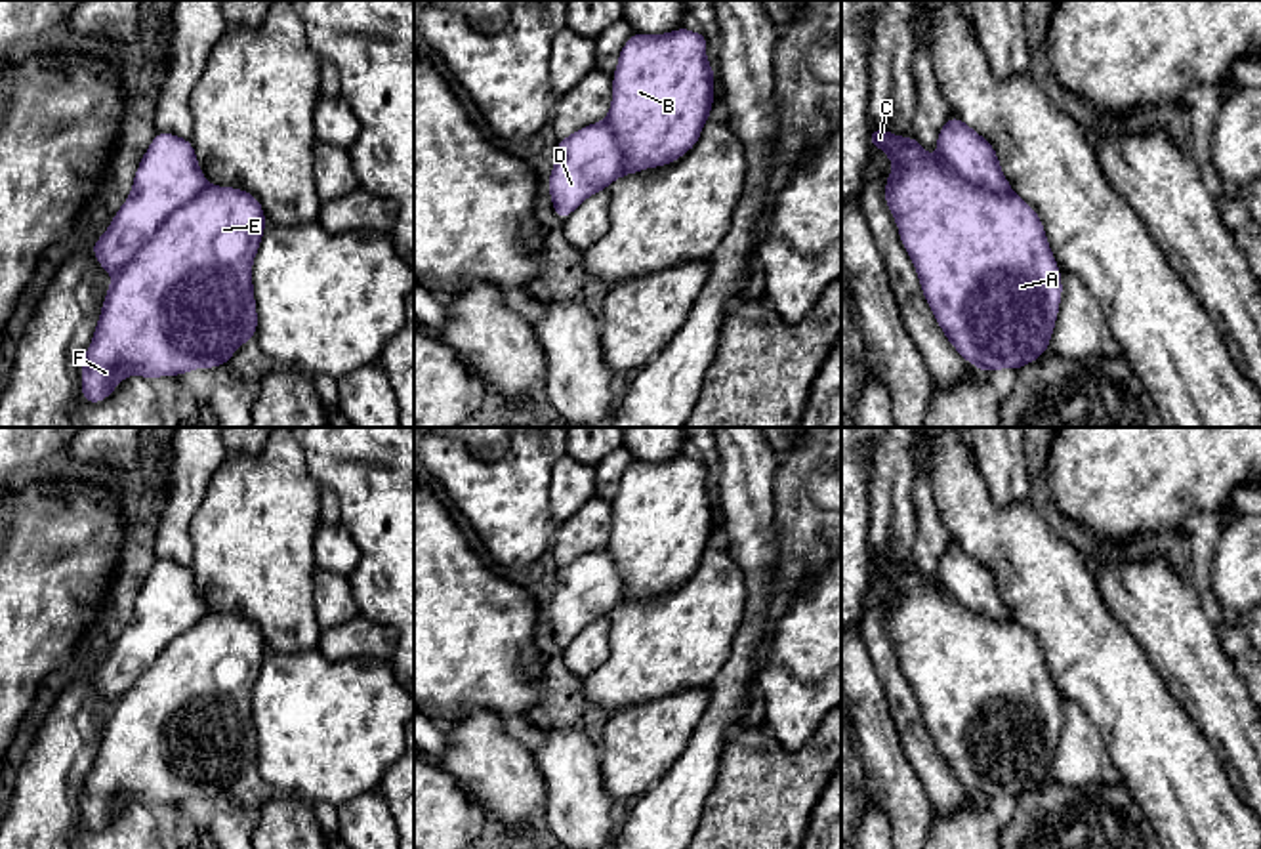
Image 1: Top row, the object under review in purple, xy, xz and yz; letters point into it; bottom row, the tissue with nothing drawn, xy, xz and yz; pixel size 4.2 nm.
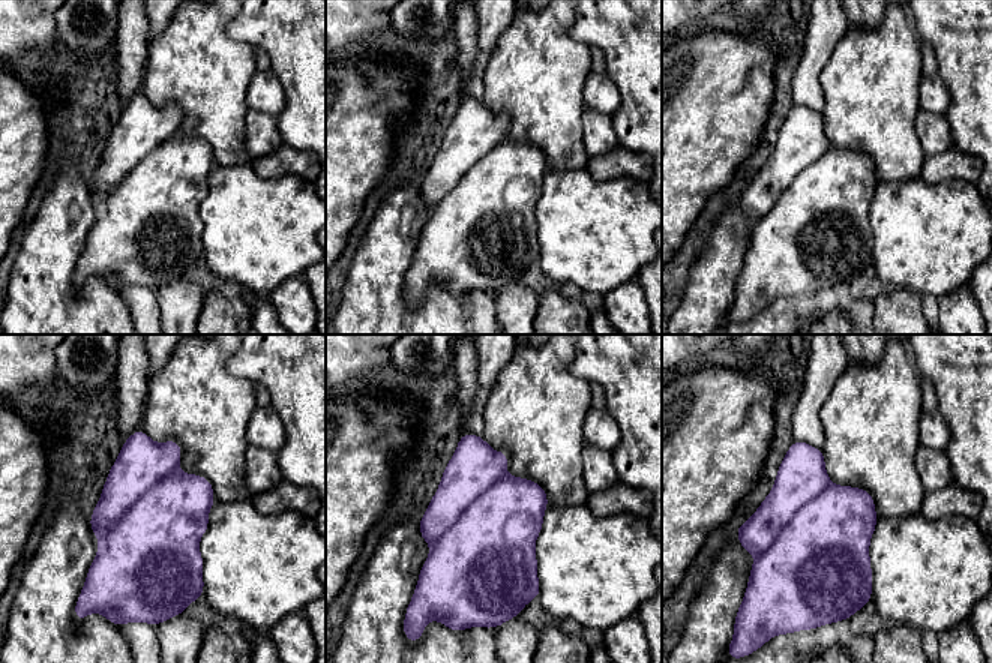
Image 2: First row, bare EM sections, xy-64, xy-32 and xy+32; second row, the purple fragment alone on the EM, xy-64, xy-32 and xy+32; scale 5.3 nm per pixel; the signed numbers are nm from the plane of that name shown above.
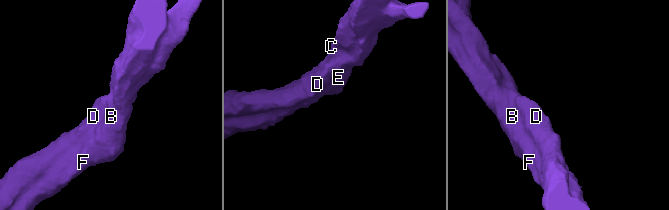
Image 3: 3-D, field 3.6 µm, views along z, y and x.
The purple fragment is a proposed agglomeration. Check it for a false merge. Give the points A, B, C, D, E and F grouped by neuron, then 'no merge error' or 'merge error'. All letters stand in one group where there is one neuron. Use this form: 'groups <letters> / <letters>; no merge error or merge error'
groups A B C D E F; no merge error

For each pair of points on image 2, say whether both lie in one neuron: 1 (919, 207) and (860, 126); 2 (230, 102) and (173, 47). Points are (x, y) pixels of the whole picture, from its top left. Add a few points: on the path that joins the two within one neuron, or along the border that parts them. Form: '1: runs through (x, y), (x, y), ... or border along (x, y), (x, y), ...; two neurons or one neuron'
1: border along (919, 174), (910, 180), (881, 180), (878, 183); two neurons
2: runs through (216, 89), (186, 59); one neuron

